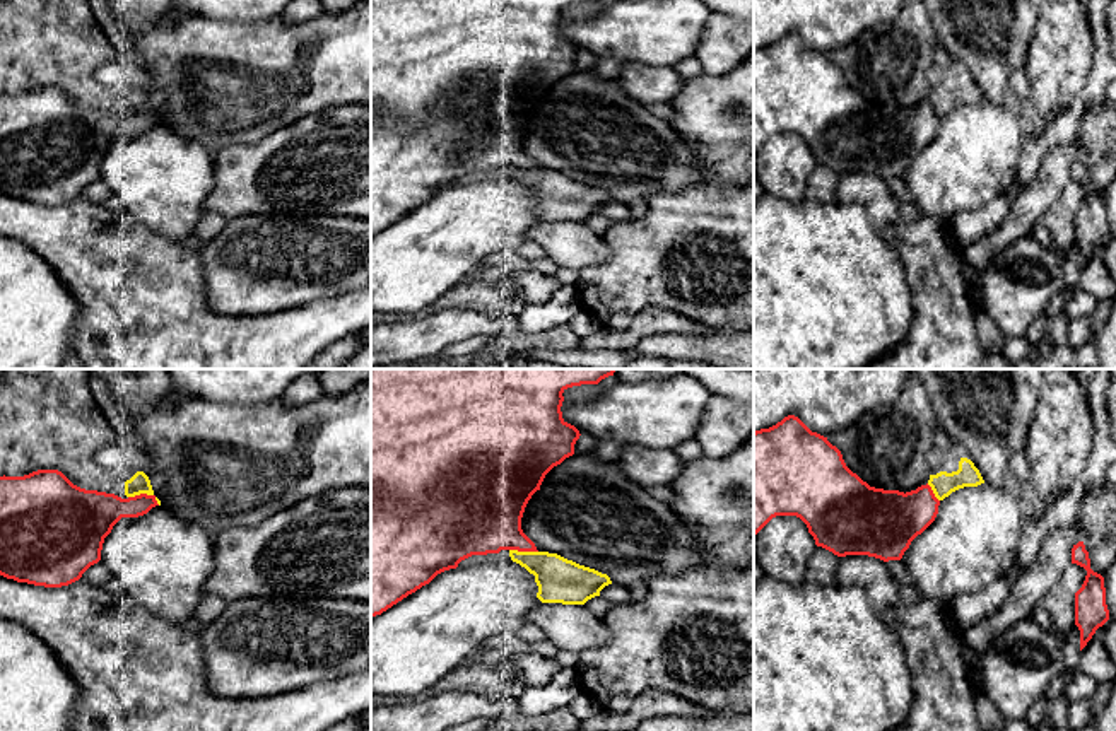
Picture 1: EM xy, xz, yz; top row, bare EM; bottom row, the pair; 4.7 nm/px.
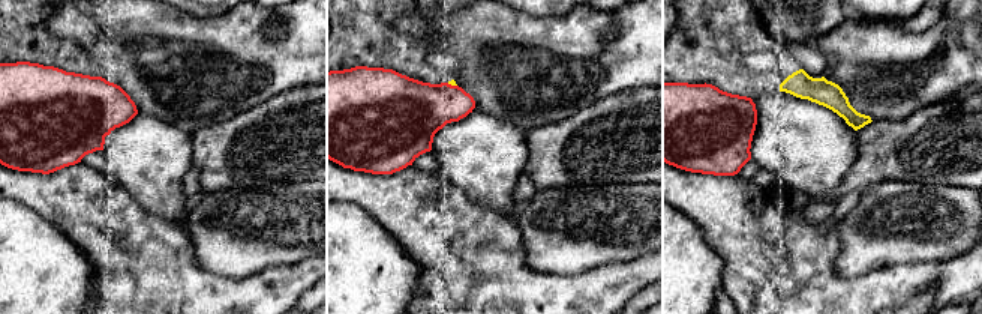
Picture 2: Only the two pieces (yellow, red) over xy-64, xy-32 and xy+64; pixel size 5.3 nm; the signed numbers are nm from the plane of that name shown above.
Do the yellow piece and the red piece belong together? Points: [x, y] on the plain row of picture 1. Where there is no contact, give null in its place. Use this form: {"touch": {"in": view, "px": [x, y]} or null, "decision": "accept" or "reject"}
{"touch": {"in": "xy", "px": [146, 110]}, "decision": "reject"}

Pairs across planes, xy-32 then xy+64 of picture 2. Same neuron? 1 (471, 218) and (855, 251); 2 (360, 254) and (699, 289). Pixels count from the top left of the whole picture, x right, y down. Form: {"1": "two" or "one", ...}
{"1": "two", "2": "one"}

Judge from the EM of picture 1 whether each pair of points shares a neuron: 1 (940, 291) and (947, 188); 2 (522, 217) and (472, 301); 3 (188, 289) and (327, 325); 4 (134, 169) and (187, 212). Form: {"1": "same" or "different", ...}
{"1": "different", "2": "different", "3": "same", "4": "same"}

